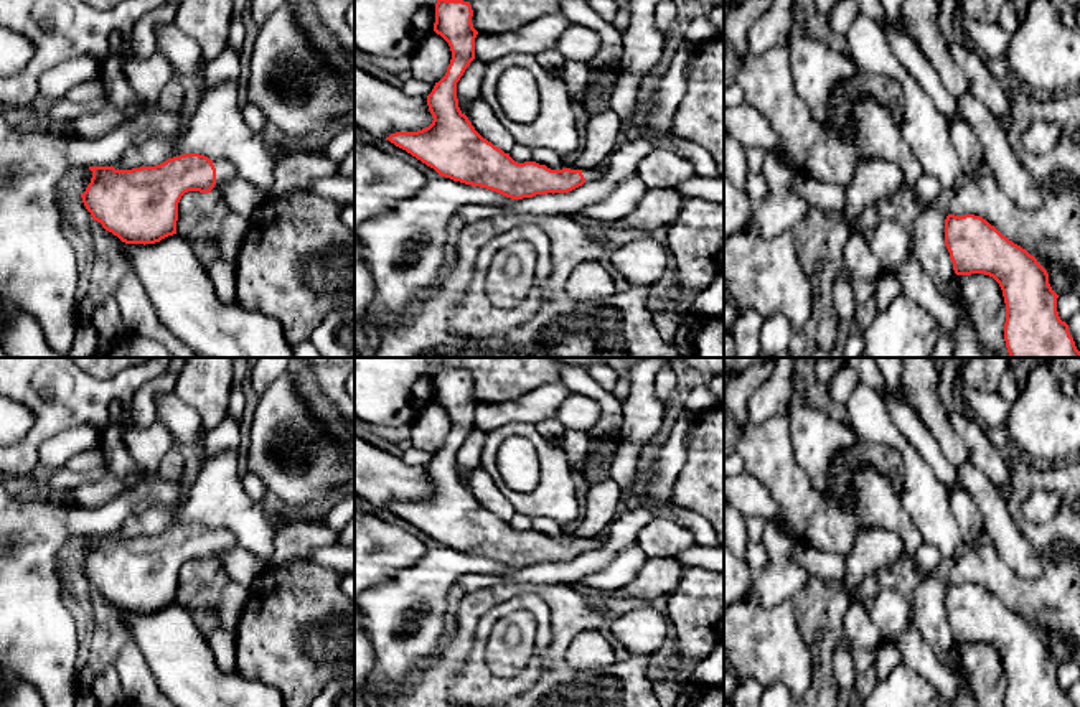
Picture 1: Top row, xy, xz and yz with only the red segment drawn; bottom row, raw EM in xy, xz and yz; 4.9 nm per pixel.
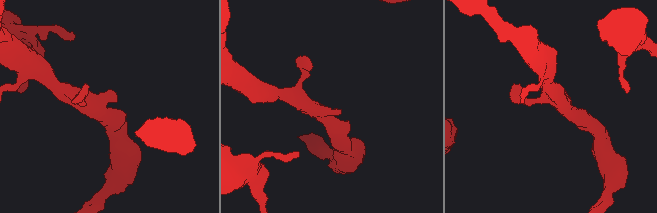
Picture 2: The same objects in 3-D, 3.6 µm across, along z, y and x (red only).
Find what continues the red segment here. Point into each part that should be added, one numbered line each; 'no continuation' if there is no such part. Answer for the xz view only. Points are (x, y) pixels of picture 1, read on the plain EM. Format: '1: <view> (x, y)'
1: xz (591, 544)

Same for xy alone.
1: xy (225, 539)

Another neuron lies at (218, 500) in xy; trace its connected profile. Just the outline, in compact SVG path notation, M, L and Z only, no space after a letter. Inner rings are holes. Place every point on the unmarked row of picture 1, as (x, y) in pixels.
M224 452L204 463L198 481L170 511L148 508L140 516L130 516L112 536L115 539L155 536L173 526L200 522L209 529L231 531L237 545L251 550L267 567L272 559L274 527L269 524L262 506L264 503L252 499L244 489L237 473L237 452Z

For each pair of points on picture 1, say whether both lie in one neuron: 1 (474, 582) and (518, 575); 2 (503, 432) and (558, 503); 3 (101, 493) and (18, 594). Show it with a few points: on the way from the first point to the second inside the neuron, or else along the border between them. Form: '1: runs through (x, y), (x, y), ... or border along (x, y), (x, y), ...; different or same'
1: runs through (485, 580), (507, 577); same
2: runs through (528, 430), (553, 457), (556, 478); same
3: border along (124, 488), (99, 506), (76, 506), (71, 501); different

